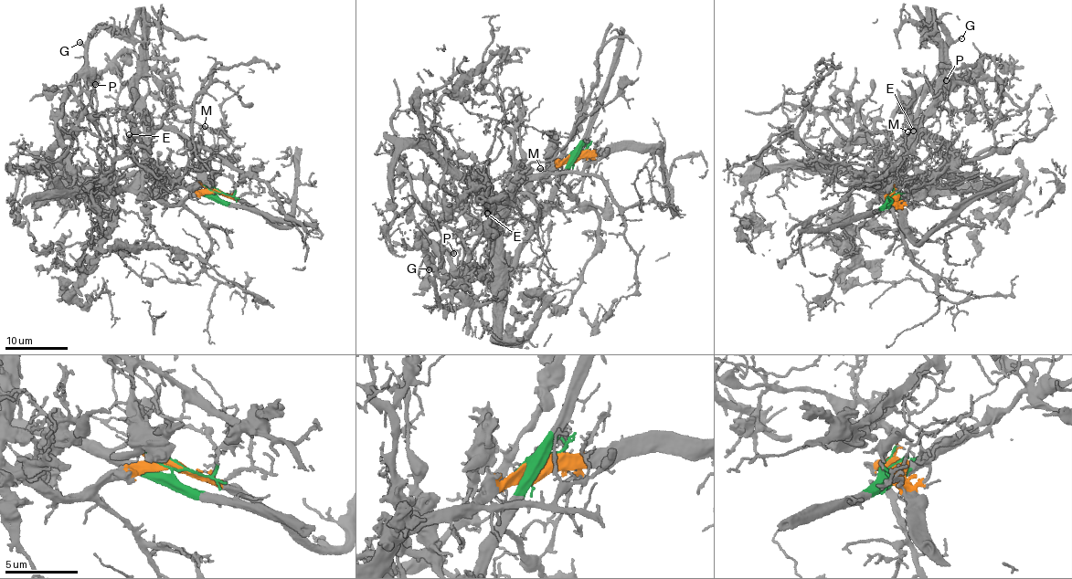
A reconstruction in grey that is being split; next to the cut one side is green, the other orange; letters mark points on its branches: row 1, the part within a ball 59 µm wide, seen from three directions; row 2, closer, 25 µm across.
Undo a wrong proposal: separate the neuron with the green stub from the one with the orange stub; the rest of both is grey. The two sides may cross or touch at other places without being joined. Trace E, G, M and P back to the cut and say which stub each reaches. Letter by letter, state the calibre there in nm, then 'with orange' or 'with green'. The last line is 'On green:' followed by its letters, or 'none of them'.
E: 500 nm thick; with orange
G: 240 nm thick; with green
M: 170 nm thick; with orange
P: 200 nm thick; with orange
On green: G

